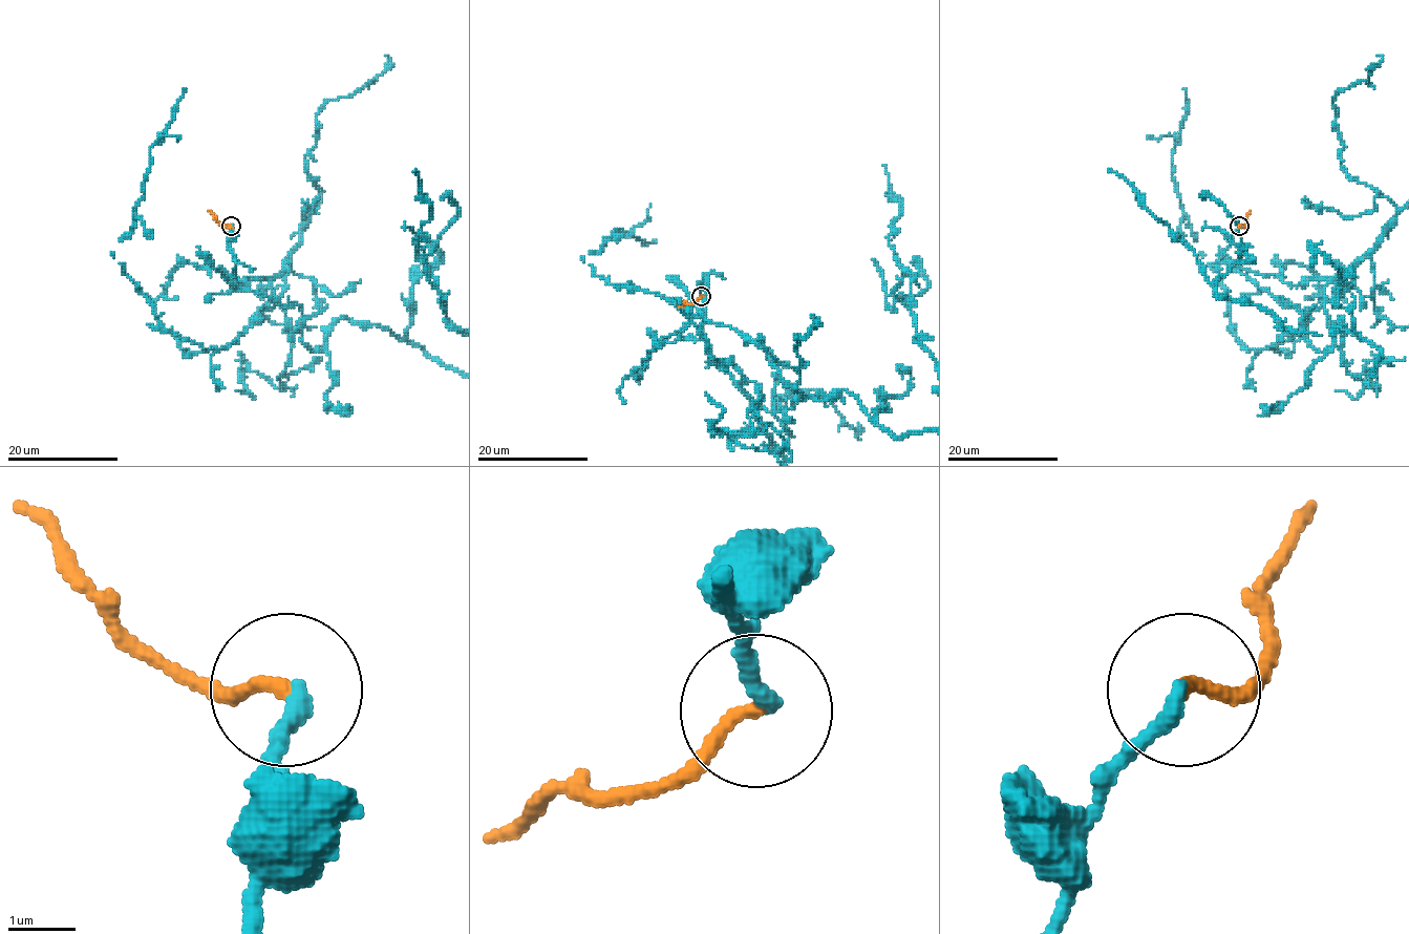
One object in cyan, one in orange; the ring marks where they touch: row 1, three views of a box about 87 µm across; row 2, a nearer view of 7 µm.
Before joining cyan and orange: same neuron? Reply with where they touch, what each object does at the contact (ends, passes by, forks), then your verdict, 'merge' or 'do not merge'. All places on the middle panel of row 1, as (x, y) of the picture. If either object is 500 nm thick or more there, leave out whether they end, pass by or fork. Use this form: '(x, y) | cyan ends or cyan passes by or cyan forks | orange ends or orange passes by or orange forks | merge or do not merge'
(701, 296) | cyan ends | orange ends | merge

